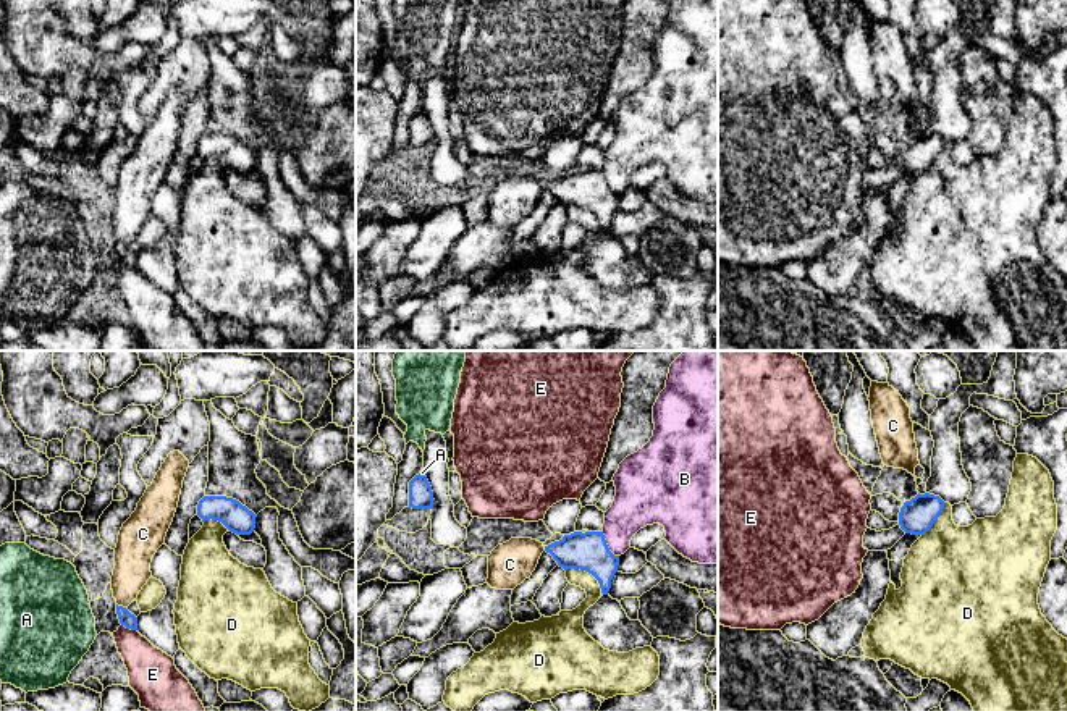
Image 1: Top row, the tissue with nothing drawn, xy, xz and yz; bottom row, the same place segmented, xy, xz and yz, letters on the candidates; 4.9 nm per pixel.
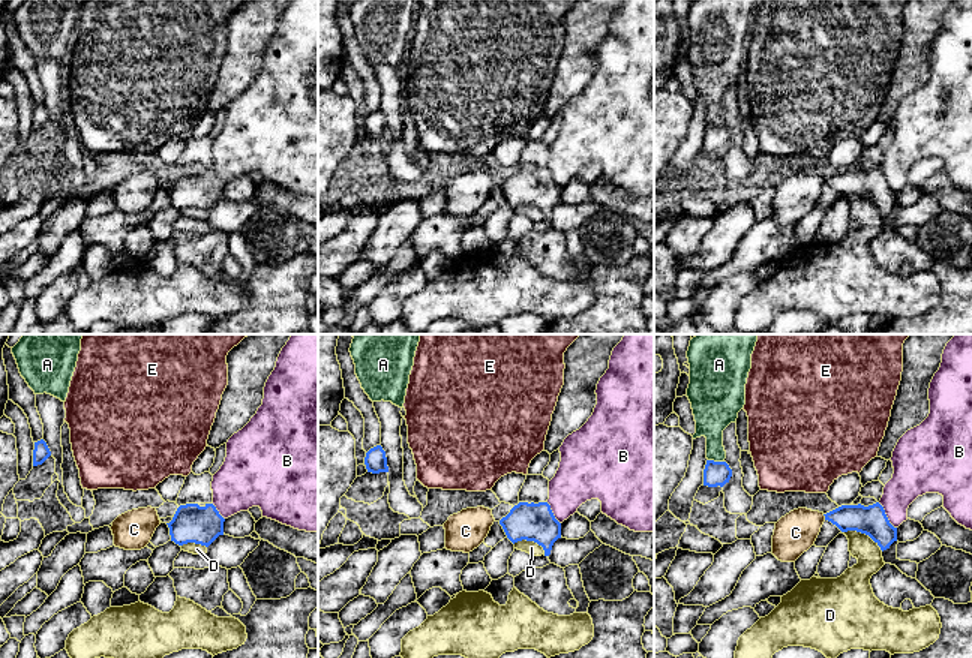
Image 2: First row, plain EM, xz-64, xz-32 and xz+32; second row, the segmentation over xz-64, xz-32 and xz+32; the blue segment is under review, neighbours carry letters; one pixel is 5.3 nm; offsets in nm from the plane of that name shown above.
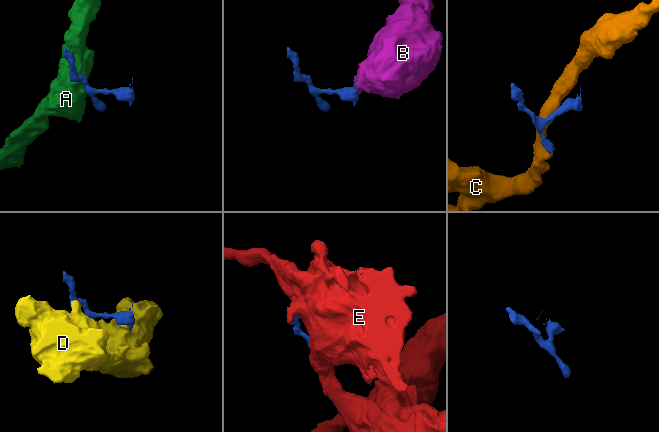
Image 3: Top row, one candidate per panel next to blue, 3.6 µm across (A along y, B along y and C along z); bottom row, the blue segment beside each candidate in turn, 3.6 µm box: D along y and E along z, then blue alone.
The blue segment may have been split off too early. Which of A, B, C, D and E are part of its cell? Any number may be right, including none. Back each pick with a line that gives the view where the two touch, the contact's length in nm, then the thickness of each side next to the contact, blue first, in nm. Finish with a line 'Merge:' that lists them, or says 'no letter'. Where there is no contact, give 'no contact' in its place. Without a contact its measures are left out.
Merge: no letter

